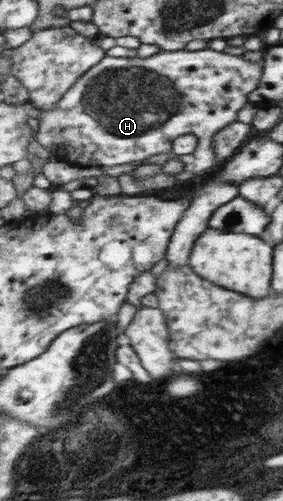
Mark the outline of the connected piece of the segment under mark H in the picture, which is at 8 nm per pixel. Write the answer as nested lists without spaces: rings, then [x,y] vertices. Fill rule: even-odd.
[[[178,50],[175,52],[162,51],[148,58],[112,58],[104,60],[92,70],[83,74],[71,90],[58,102],[52,110],[40,110],[39,128],[35,136],[38,143],[48,150],[52,156],[76,162],[75,166],[104,167],[120,166],[130,162],[146,161],[154,154],[170,154],[178,158],[188,173],[203,175],[207,169],[218,164],[213,138],[222,128],[238,121],[238,113],[246,104],[252,101],[252,94],[261,84],[261,78],[266,68],[266,58],[256,64],[230,56],[216,50]],[[182,134],[193,134],[197,137],[195,151],[190,154],[176,155],[172,152],[174,140]],[[77,154],[84,154],[86,160],[81,160]]]

